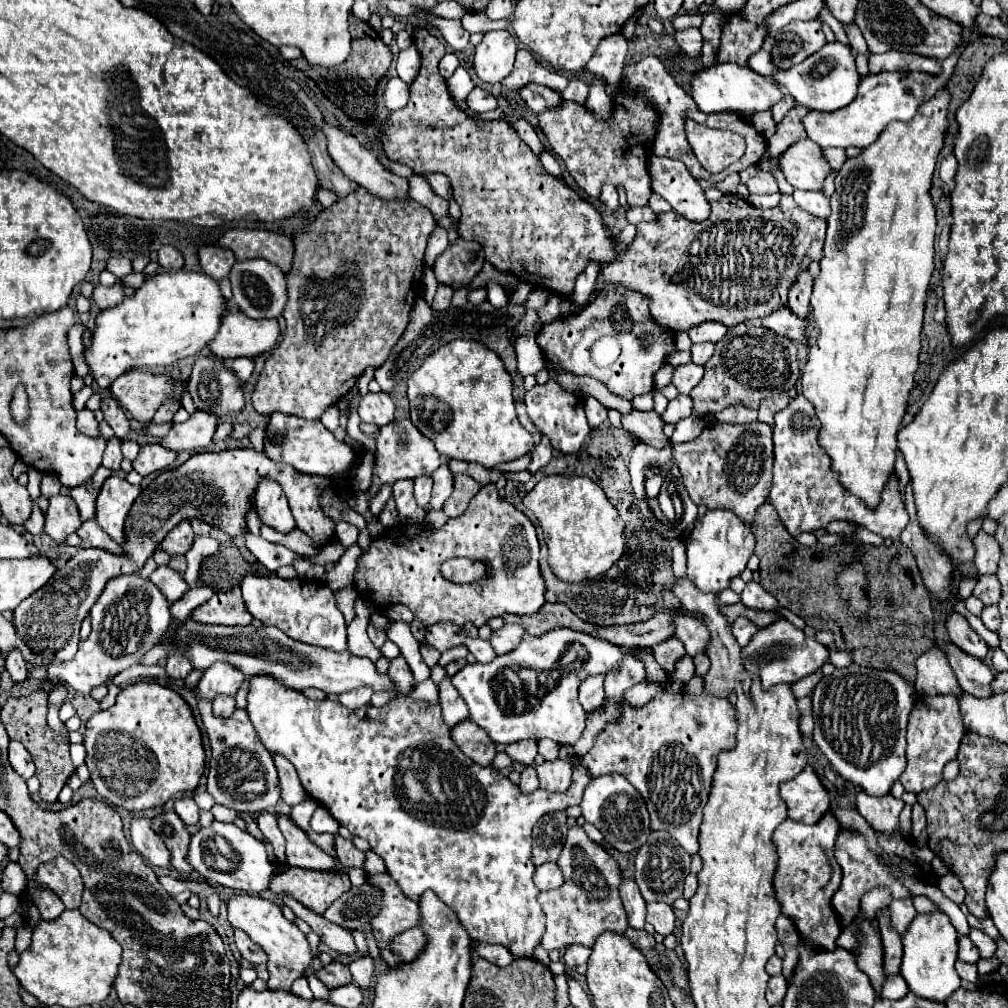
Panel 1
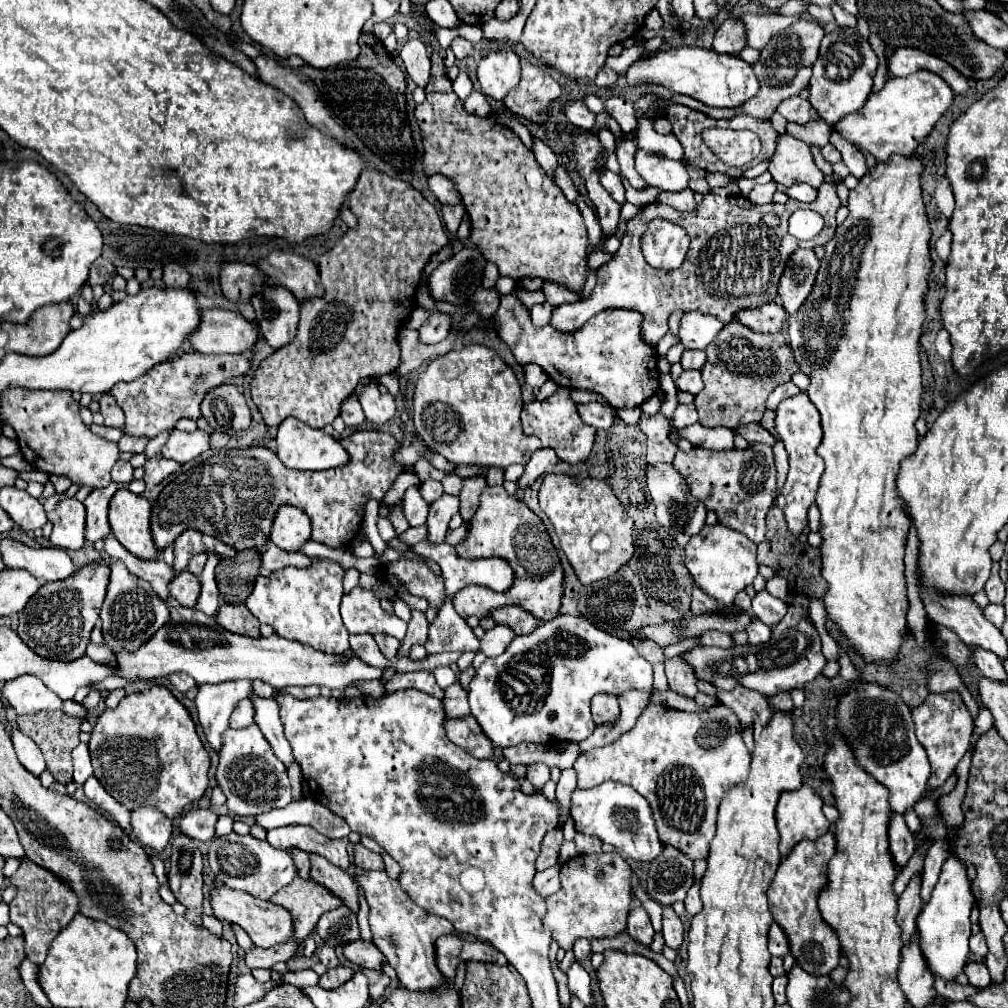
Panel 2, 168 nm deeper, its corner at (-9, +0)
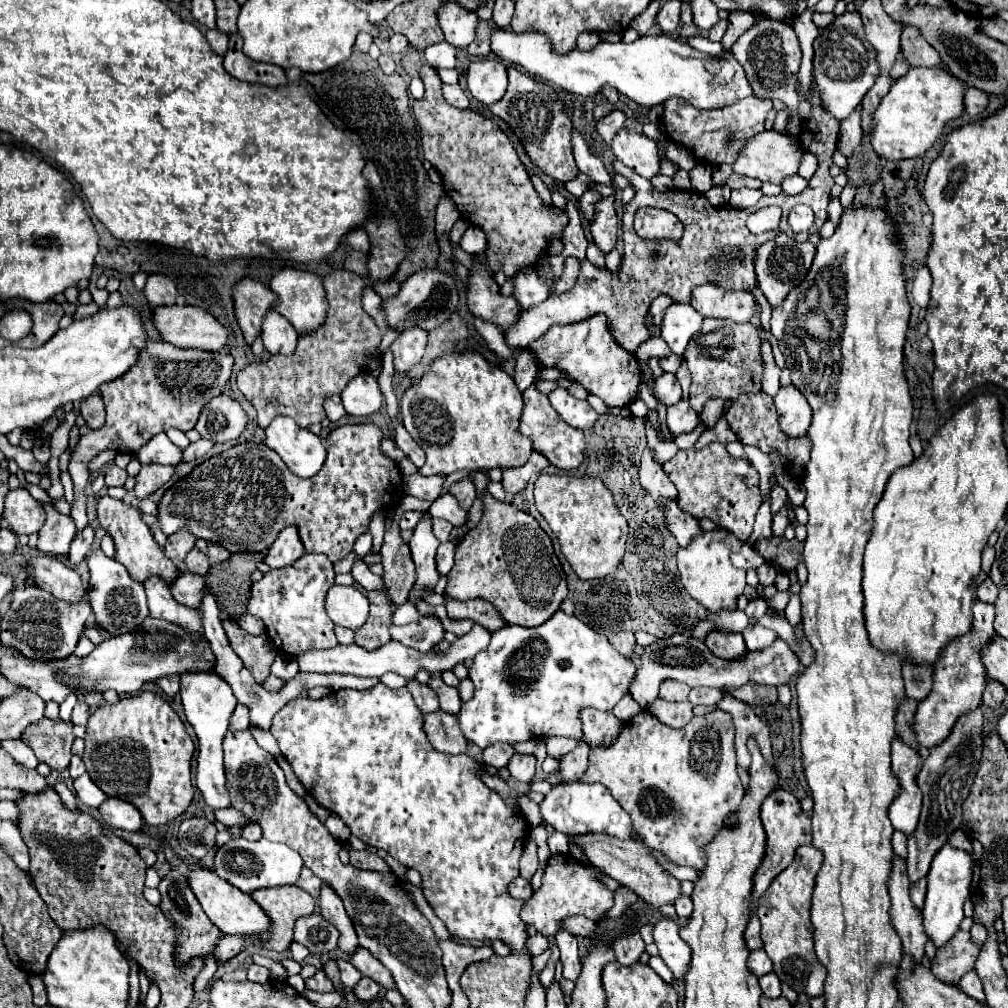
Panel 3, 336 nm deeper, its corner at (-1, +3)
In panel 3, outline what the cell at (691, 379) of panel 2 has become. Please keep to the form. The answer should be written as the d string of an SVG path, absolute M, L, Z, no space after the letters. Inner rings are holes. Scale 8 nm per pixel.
M661 374L659 378L655 378L653 396L665 406L677 404L681 400L681 386L679 386L675 374Z

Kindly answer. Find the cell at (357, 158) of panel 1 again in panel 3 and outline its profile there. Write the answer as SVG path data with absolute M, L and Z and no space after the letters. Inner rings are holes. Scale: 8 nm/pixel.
M239 34L229 36L229 50L223 56L223 66L237 80L257 82L257 84L261 82L261 84L269 84L269 86L283 86L285 84L285 70L283 68L249 60L249 56L243 54L243 40Z

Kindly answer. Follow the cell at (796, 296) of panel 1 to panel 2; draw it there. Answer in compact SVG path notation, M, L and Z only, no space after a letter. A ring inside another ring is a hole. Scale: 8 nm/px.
M797 249L791 255L787 269L781 277L781 287L779 287L783 307L789 315L797 313L799 307L809 297L811 287L813 287L815 277L817 277L817 271L819 271L819 259L813 251Z

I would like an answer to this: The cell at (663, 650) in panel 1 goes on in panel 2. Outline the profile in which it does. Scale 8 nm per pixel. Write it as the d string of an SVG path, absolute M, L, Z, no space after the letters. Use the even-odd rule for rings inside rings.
M679 653L671 659L665 659L665 673L669 679L669 687L687 697L695 697L697 693L697 675L693 667L685 661L685 653Z

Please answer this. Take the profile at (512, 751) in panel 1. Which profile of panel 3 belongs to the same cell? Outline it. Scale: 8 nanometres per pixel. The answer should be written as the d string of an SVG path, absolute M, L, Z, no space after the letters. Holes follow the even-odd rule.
M491 744L489 748L483 750L483 762L487 766L493 766L493 768L505 768L507 762L511 760L511 756L515 754L515 750L509 746L509 744Z

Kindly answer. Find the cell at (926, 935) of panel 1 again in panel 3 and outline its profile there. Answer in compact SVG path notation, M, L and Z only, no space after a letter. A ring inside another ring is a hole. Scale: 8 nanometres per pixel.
M945 844L933 858L931 870L927 874L927 898L923 906L923 920L925 920L925 932L929 940L935 942L939 948L941 944L947 944L951 936L959 930L959 924L963 920L963 902L967 900L971 892L971 876L973 876L973 858L965 850L959 850L951 844Z

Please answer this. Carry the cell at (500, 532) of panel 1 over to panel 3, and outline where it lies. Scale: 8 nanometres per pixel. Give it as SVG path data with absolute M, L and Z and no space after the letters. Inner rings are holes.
M483 492L483 518L459 542L455 566L449 572L447 596L455 600L483 598L501 612L507 624L535 628L547 622L567 598L565 572L555 556L551 538L537 520L513 504L499 502Z

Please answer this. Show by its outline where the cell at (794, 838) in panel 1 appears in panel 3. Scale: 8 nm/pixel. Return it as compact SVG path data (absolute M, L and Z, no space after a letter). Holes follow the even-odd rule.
M799 846L795 852L795 860L771 882L765 896L761 896L761 904L757 910L757 916L761 920L763 950L773 962L773 972L779 976L781 982L789 984L797 994L807 994L809 998L823 996L823 980L825 980L825 966L815 956L813 924L809 922L811 894L821 864L823 864L821 850L813 846Z

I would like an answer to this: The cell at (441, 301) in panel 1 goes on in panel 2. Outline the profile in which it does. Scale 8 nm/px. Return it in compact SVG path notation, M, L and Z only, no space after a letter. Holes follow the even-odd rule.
M433 313L419 329L419 339L423 343L439 343L447 337L451 329L451 315L447 313Z

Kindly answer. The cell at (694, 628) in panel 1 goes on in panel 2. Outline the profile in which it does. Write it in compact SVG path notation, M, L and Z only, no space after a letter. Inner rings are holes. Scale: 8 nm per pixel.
M705 631L705 635L699 637L699 645L703 647L733 647L733 639L731 635L725 635L725 633L719 633L719 631Z

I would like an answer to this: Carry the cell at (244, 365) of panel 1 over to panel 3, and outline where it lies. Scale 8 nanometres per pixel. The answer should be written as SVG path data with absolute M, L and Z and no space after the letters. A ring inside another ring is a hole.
M147 338L145 348L139 352L139 358L125 376L111 380L101 386L101 398L107 410L107 422L85 436L79 438L75 446L75 456L69 462L69 474L75 484L75 504L71 508L71 518L77 526L77 534L87 526L85 514L85 486L89 484L89 462L103 450L117 452L137 452L145 442L149 442L157 432L167 432L169 428L191 430L203 410L203 406L213 398L225 392L225 384L231 378L233 356L217 354L205 350L181 350L169 342L157 342Z

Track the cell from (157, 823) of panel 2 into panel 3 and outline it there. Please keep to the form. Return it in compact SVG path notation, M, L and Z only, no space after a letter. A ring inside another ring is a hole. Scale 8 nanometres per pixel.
M107 798L99 806L99 814L111 828L117 828L117 830L137 832L143 824L137 808L133 808L133 804L119 800L119 798Z

